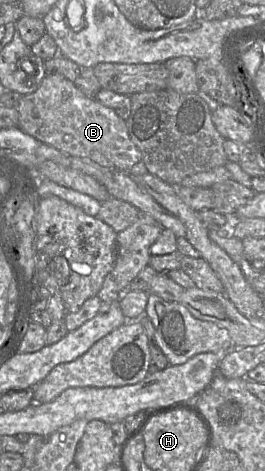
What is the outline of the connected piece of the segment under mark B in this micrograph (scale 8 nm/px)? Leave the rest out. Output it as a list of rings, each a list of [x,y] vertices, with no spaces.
[[[60,74],[45,75],[35,92],[20,98],[16,110],[19,115],[18,127],[23,132],[67,155],[88,159],[105,168],[128,173],[133,165],[142,161],[140,150],[130,139],[126,121],[96,98],[86,97],[75,83]]]

